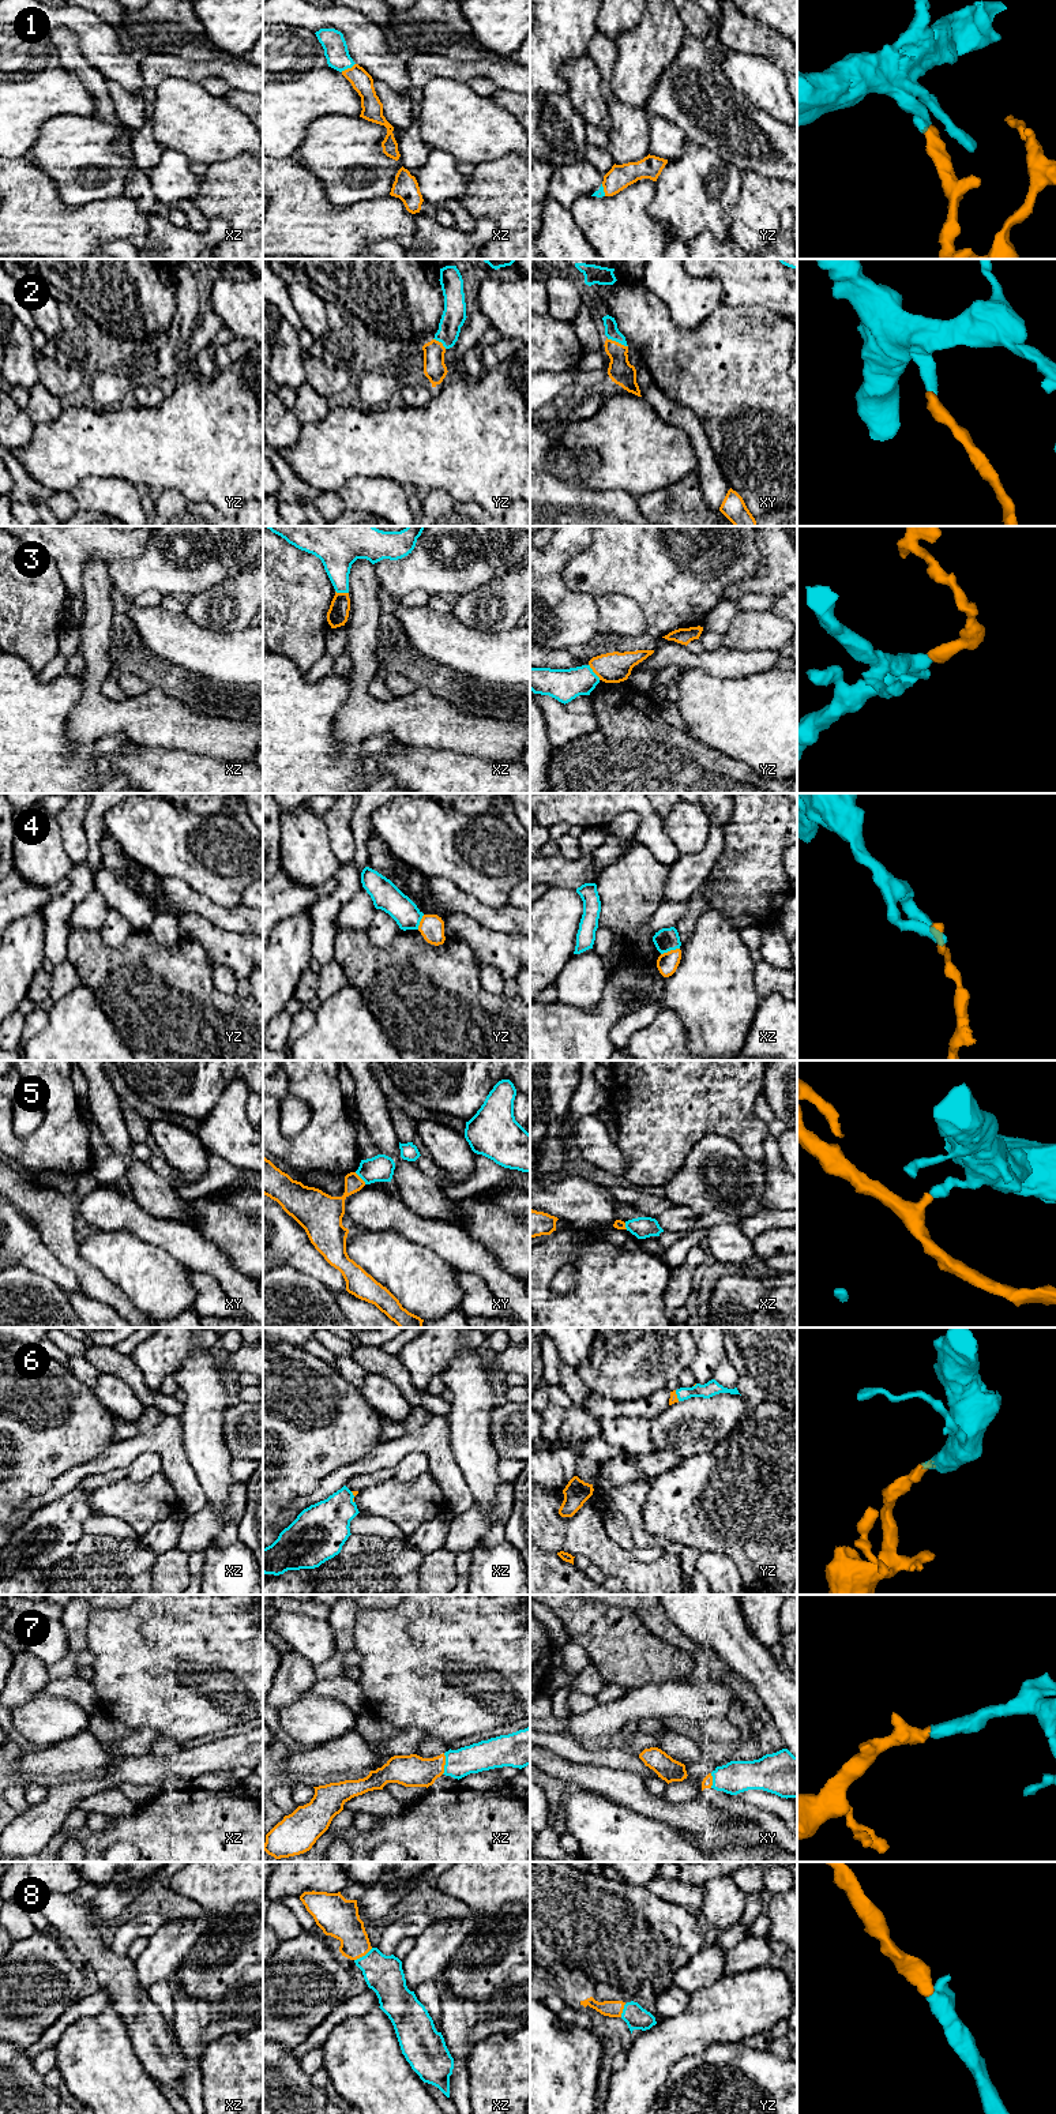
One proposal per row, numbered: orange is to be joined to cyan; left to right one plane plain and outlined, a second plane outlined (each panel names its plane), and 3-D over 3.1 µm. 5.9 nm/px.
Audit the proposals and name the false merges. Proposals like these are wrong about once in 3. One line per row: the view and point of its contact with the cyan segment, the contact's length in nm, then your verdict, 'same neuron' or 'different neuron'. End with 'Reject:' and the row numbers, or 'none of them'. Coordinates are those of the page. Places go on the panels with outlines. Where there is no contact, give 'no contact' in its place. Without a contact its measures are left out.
1: xz (348, 67) | 100 nm | same neuron
2: xy (617, 341) | 140 nm | same neuron
3: yz (593, 672) | 120 nm | same neuron
4: xz (669, 950) | 120 nm | different neuron
5: xy (360, 1176) | 100 nm | different neuron
6: xz (353, 1497) | 70 nm | same neuron
7: xz (446, 1764) | 130 nm | same neuron
8: xz (363, 1956) | 130 nm | same neuron
Reject: 4, 5

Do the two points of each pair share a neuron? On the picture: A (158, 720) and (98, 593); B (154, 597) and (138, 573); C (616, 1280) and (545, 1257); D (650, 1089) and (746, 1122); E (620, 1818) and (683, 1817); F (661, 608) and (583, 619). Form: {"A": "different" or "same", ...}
{"A": "same", "B": "different", "C": "same", "D": "same", "E": "different", "F": "different"}

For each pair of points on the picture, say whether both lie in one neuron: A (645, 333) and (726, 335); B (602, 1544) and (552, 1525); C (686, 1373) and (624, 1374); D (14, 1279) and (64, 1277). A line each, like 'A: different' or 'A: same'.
A: same
B: same
C: different
D: different

